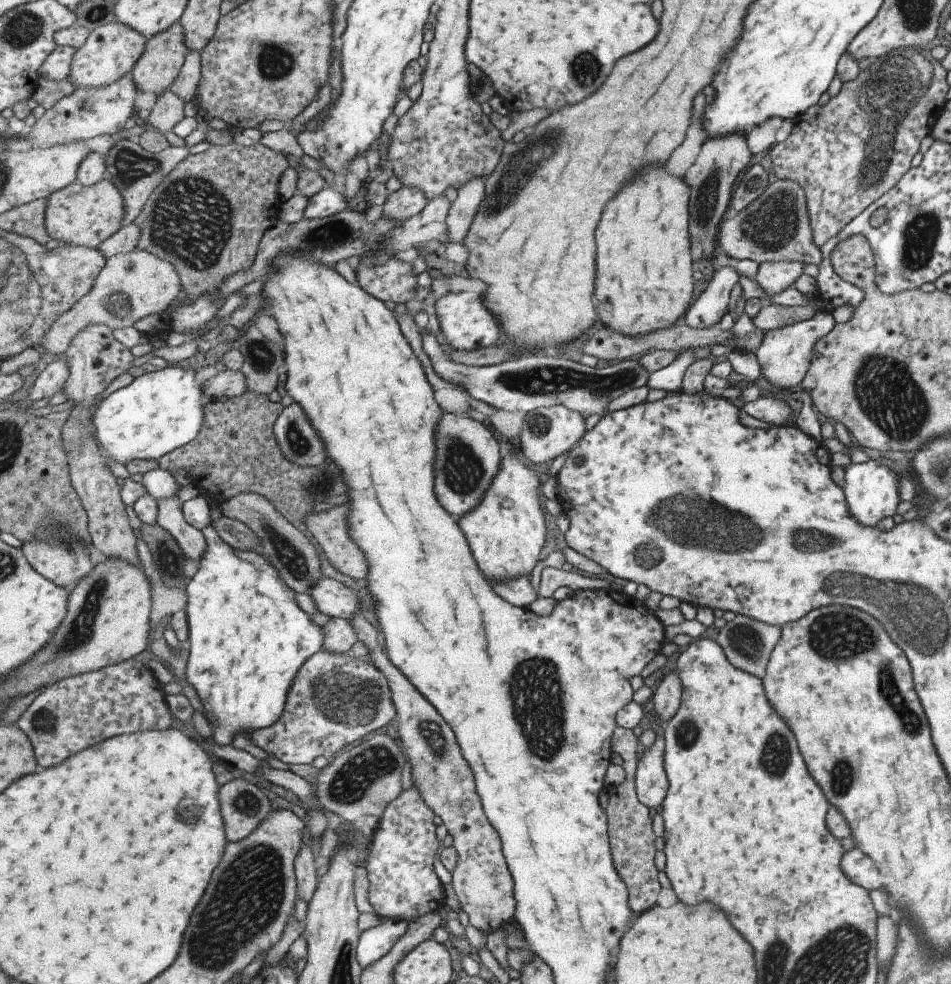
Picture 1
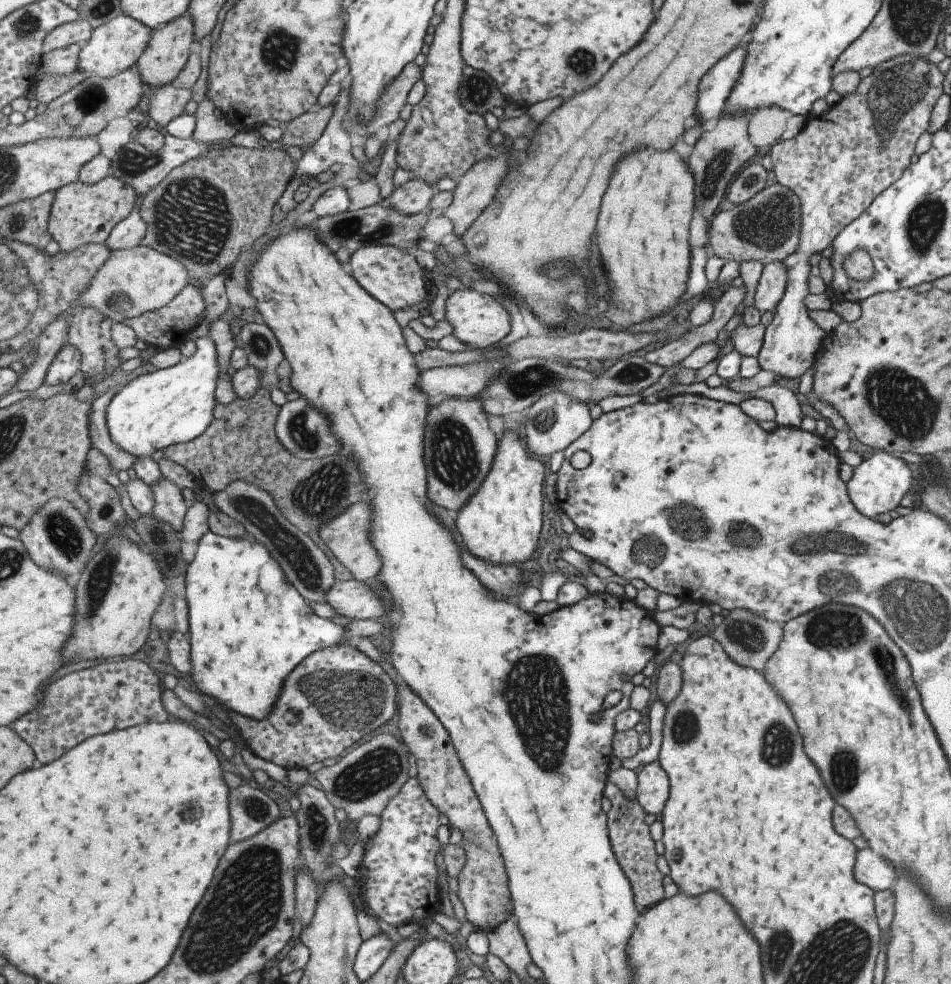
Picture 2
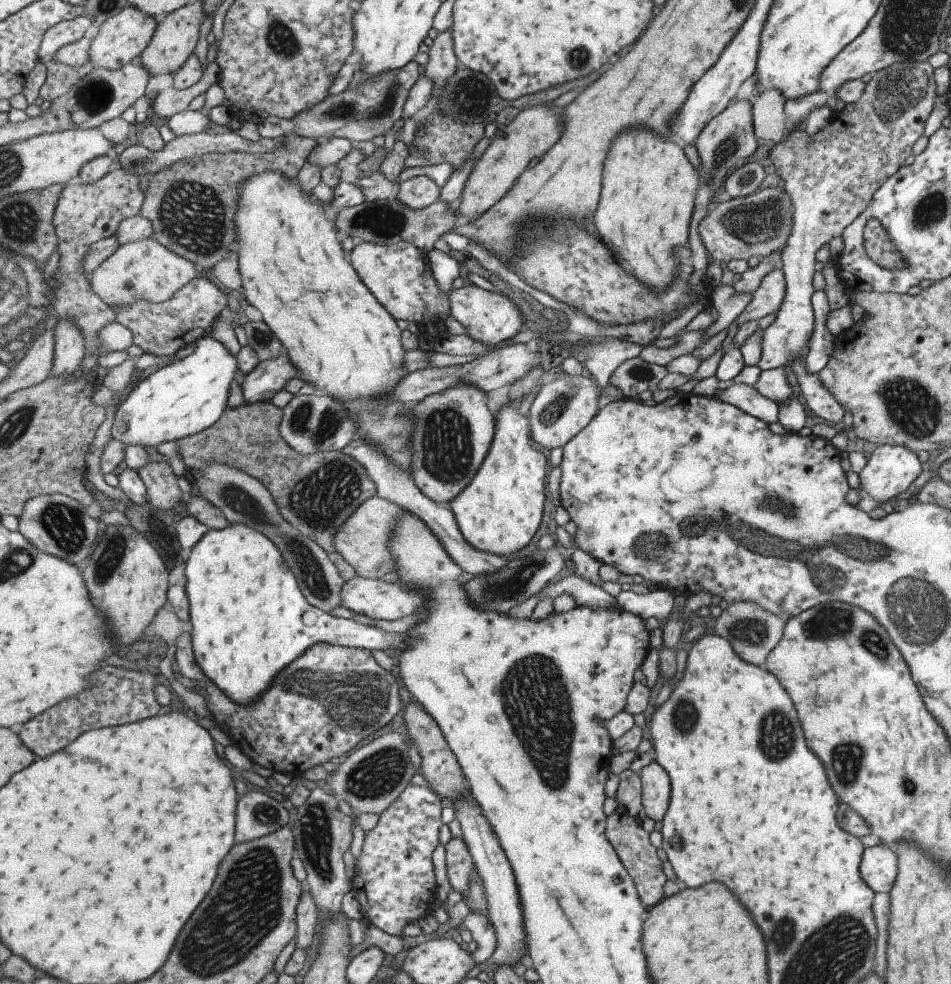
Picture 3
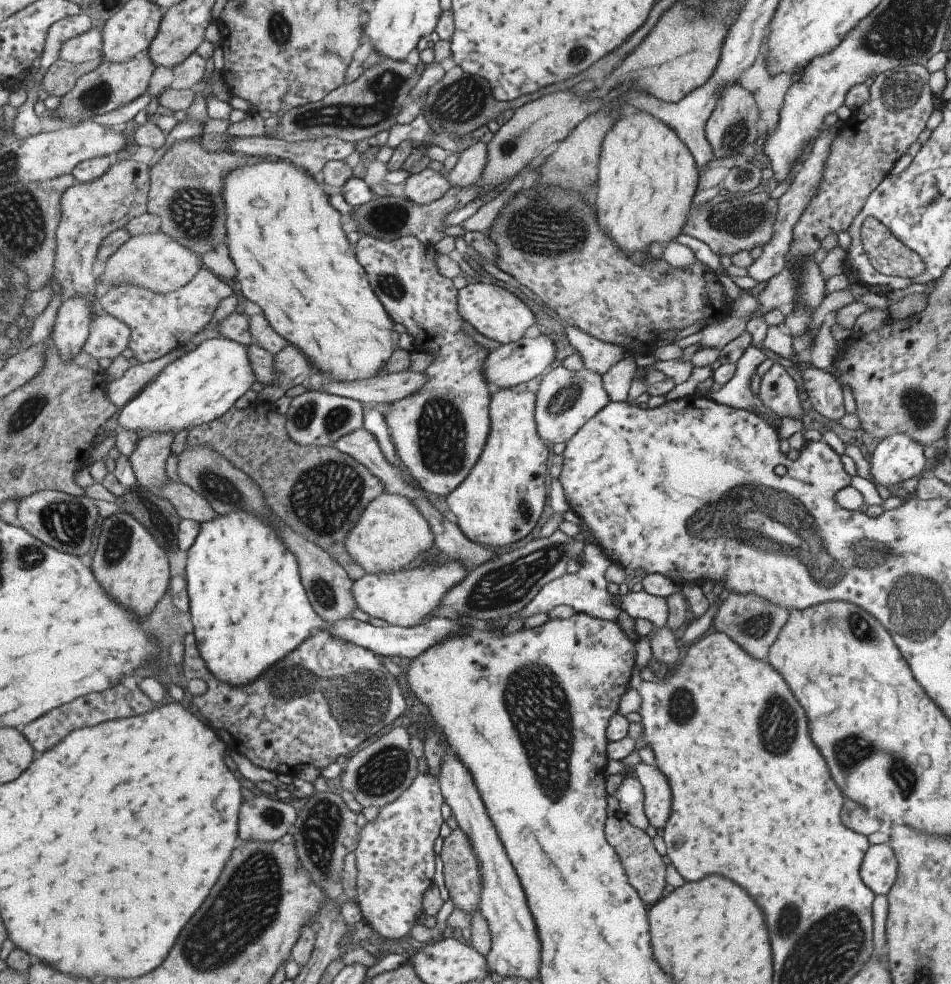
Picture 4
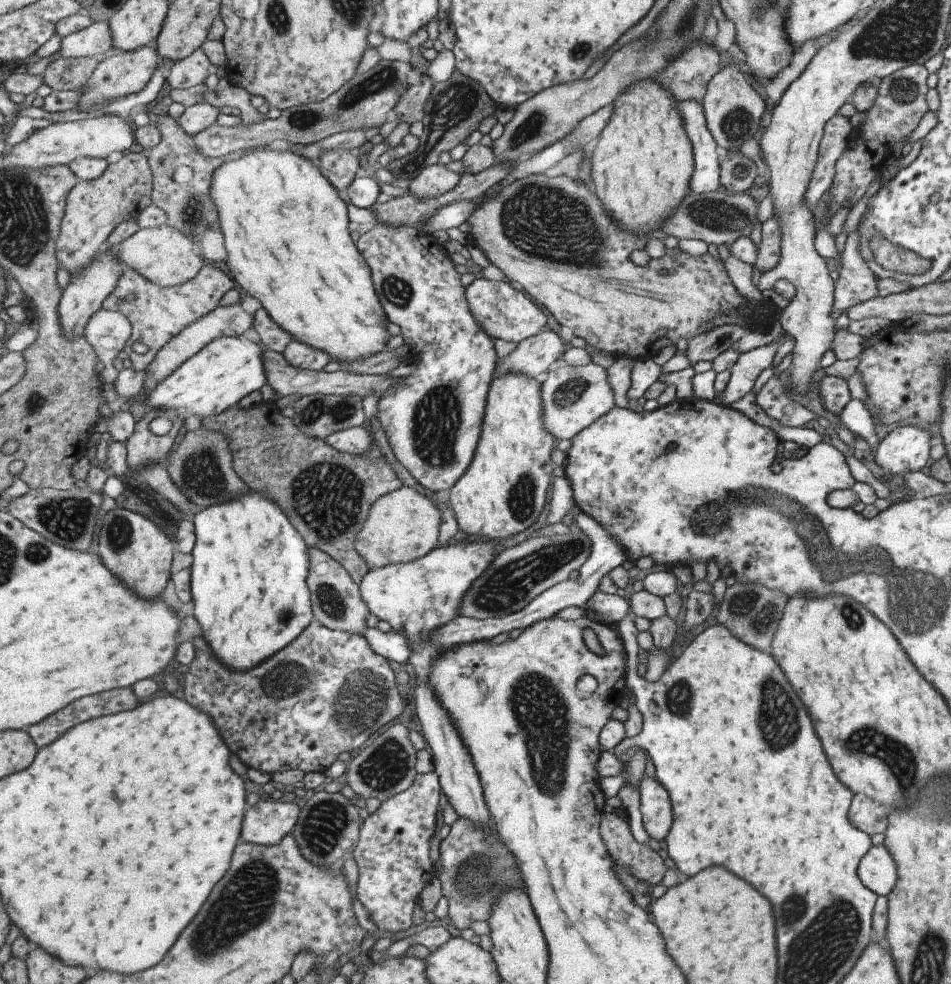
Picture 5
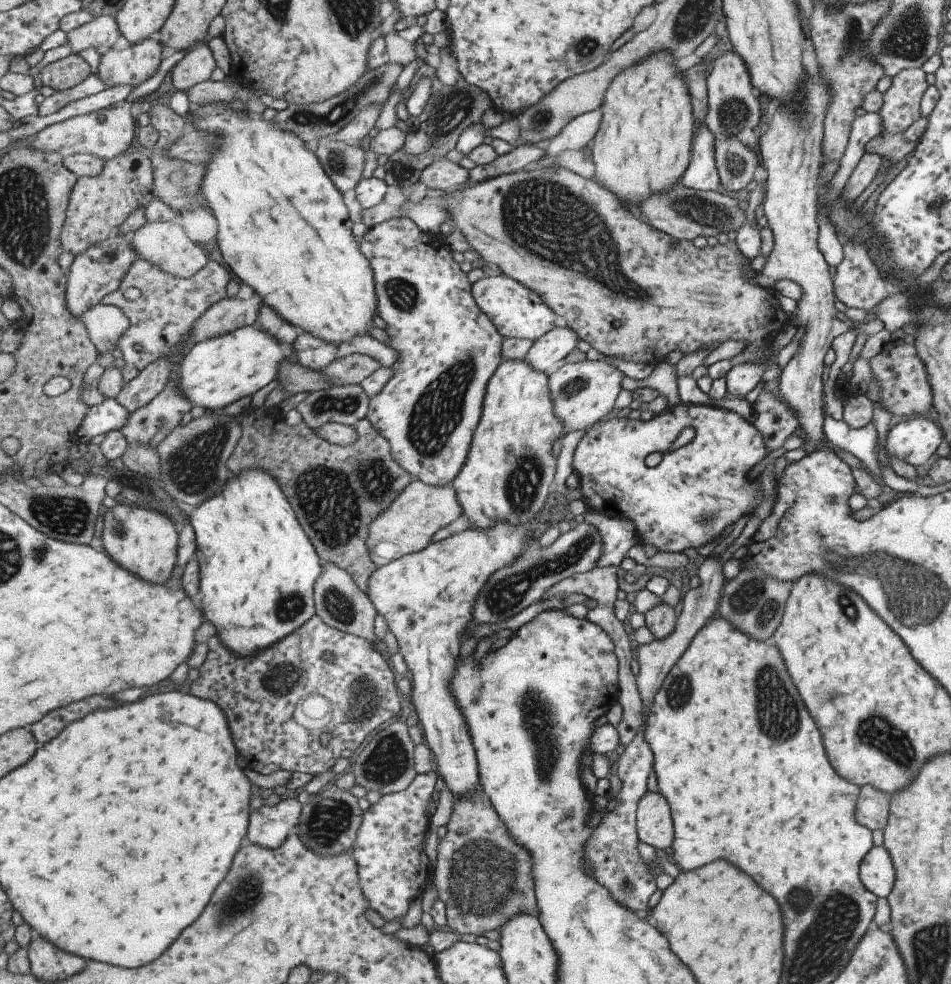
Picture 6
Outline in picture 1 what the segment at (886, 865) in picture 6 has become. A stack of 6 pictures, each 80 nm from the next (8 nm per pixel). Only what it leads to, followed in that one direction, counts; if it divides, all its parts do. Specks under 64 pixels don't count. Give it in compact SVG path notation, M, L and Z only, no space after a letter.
M845 852L845 856L841 856L841 872L845 872L845 876L849 880L853 880L853 884L865 888L865 890L875 890L881 888L881 876L877 874L878 868L871 866L871 861L867 860L863 854L855 854Z

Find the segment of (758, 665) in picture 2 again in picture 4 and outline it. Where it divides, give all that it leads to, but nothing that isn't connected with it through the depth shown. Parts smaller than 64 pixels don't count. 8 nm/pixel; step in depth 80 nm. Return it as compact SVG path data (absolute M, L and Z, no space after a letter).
M729 592L727 599L719 605L712 623L717 631L725 633L735 644L738 644L745 654L766 662L769 647L776 639L787 617L787 609L774 607L761 597Z

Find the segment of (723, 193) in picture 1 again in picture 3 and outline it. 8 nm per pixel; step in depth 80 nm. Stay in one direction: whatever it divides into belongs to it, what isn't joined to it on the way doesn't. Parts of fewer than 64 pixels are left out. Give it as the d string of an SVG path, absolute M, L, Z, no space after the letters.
M740 100L732 106L726 106L717 116L714 116L709 122L701 129L701 132L697 135L694 146L697 152L697 158L699 158L699 169L697 173L713 172L715 177L709 188L711 192L715 192L721 186L725 178L735 169L739 160L745 160L749 158L757 145L755 145L755 137L753 129L751 128L752 108L749 101Z

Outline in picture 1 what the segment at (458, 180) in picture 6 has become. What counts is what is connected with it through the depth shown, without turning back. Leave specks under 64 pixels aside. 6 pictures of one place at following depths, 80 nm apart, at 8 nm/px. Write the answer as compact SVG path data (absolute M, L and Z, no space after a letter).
M401 187L390 193L383 206L383 216L397 223L404 223L421 215L428 206L428 196L415 187Z

